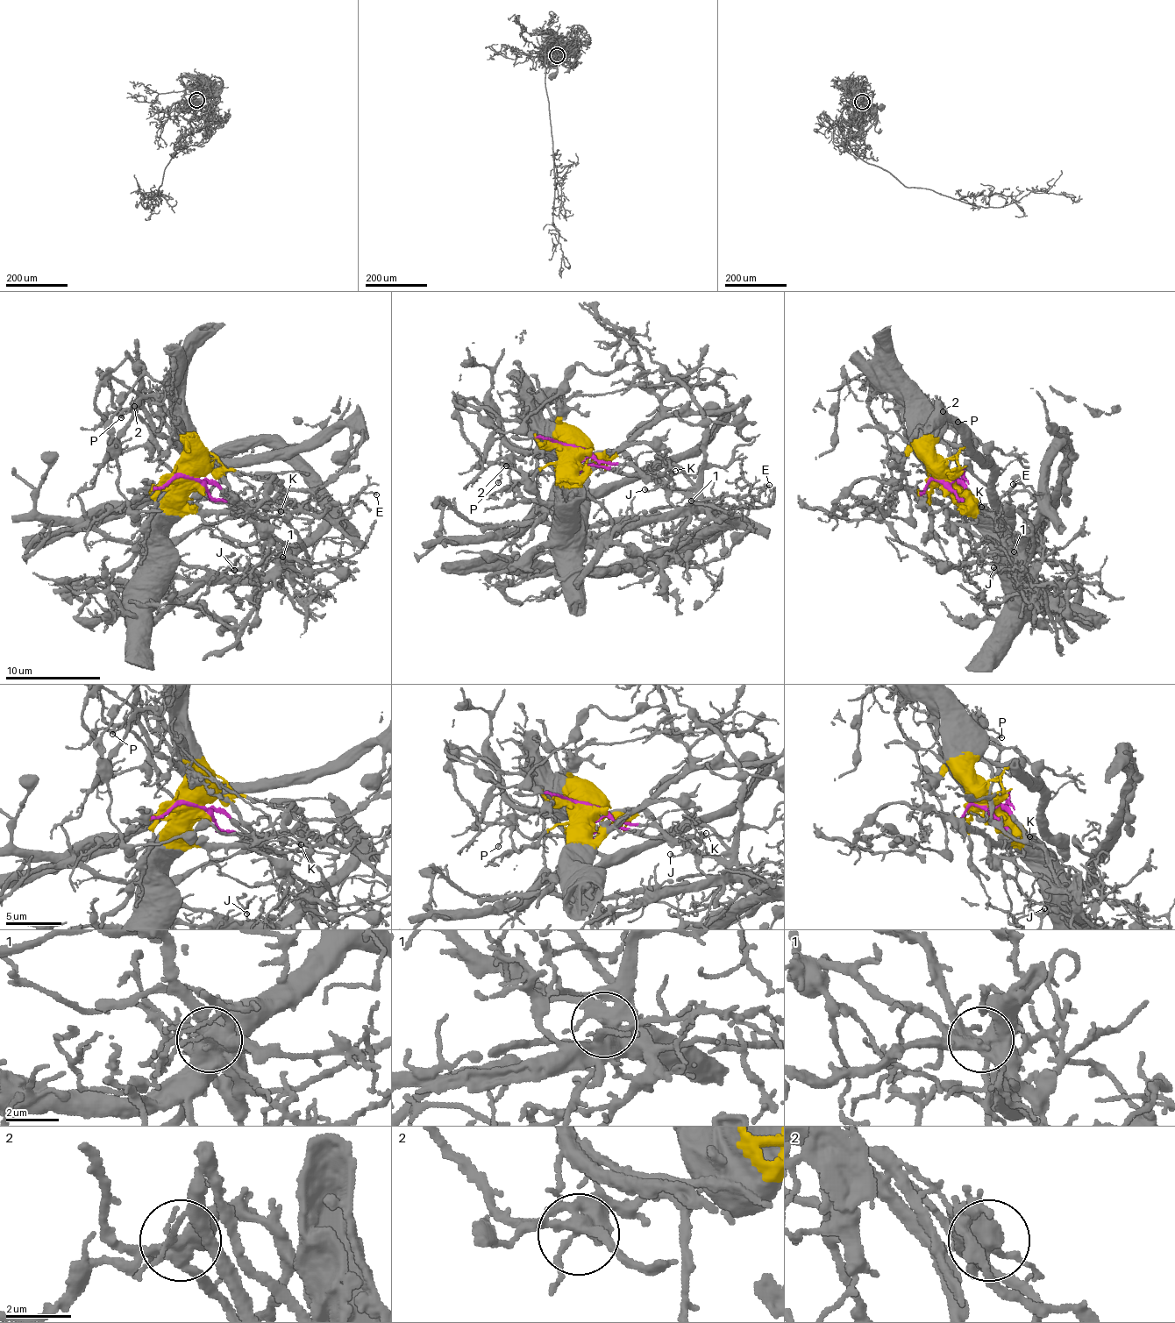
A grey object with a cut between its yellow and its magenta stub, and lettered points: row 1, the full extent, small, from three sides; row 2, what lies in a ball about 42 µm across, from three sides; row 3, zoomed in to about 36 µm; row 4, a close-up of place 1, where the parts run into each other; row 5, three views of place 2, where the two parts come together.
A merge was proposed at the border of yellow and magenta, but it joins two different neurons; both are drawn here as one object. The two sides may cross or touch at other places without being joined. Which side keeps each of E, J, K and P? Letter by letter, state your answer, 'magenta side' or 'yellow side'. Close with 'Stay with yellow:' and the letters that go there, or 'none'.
E: magenta side
J: magenta side
K: magenta side
P: yellow side
Stay with yellow: P

